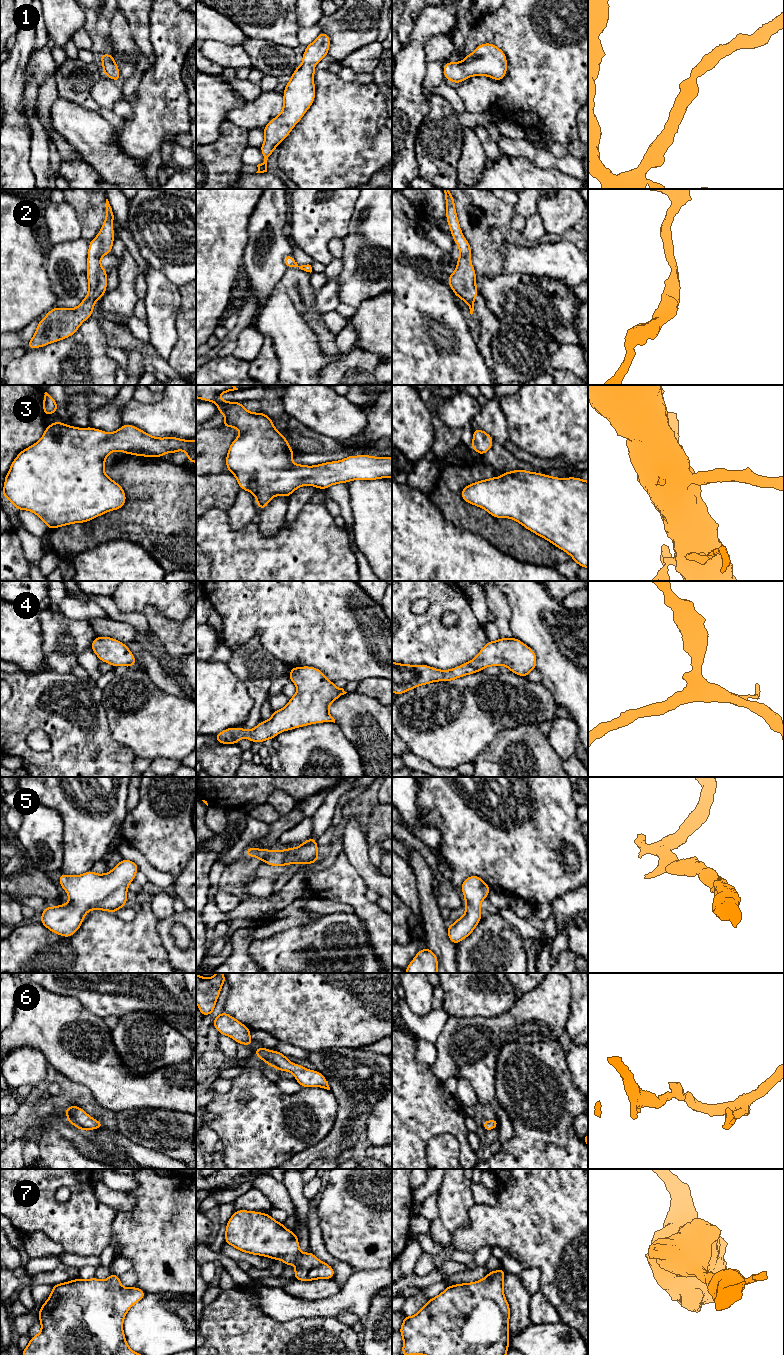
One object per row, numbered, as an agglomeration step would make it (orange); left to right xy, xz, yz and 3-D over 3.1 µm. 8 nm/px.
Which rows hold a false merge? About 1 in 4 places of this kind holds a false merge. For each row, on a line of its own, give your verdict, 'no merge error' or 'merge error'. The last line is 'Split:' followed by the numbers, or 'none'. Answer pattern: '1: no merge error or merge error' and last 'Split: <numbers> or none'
1: no merge error
2: no merge error
3: no merge error
4: no merge error
5: no merge error
6: no merge error
7: no merge error
Split: none

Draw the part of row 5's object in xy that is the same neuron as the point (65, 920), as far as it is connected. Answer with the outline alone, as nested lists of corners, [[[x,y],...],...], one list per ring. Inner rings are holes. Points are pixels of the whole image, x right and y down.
[[[122,859],[110,872],[104,874],[96,874],[91,870],[76,876],[60,873],[59,884],[68,894],[69,902],[60,906],[46,907],[41,912],[40,923],[53,933],[67,938],[79,930],[87,912],[103,910],[116,913],[127,904],[128,886],[134,881],[138,871],[138,865],[134,861]]]

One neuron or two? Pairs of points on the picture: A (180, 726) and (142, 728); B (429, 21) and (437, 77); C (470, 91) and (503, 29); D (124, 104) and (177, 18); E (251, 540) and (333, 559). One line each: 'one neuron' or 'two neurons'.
A: one neuron
B: two neurons
C: one neuron
D: two neurons
E: one neuron

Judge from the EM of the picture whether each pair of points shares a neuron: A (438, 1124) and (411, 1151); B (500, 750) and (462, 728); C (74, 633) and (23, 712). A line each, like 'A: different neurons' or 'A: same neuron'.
A: same neuron
B: different neurons
C: different neurons

